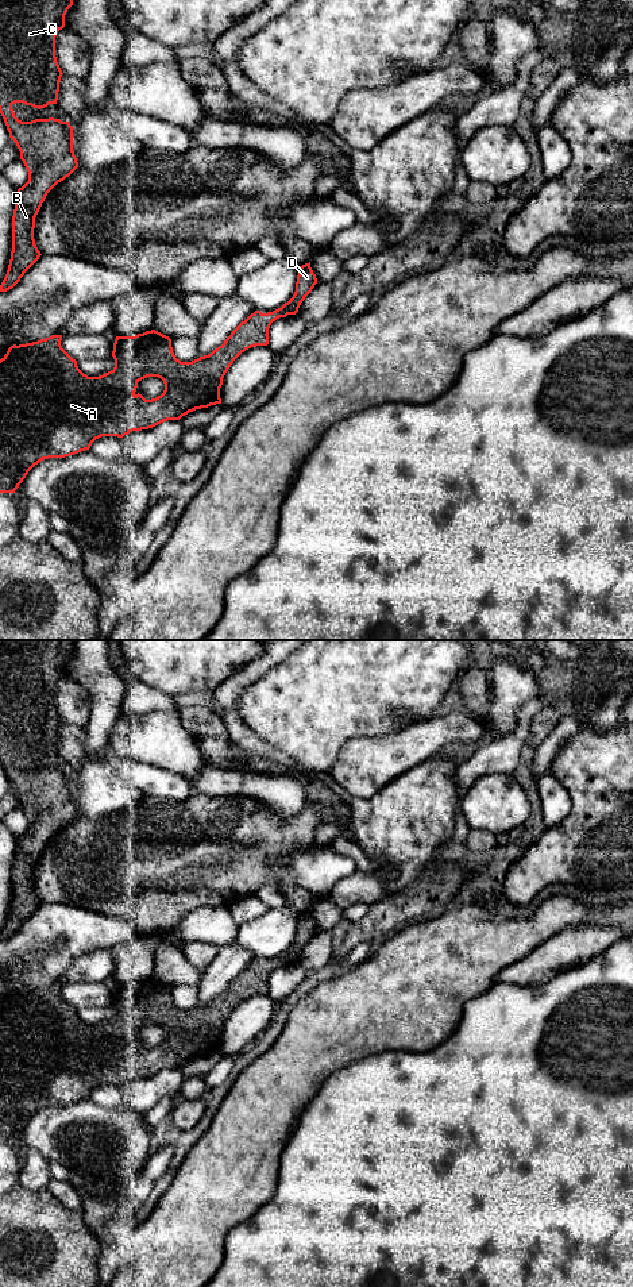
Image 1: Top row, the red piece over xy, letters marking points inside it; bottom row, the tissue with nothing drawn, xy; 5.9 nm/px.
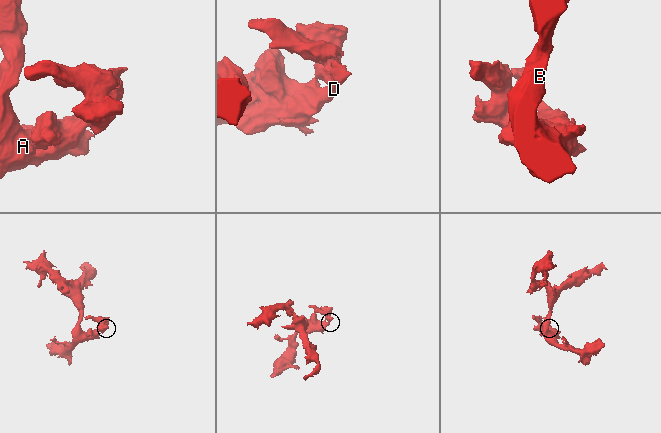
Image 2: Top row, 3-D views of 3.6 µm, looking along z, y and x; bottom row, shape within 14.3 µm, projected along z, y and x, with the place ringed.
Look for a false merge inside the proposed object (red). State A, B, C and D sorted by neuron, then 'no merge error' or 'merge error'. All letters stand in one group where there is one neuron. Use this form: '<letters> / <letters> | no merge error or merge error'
A B C D | no merge error

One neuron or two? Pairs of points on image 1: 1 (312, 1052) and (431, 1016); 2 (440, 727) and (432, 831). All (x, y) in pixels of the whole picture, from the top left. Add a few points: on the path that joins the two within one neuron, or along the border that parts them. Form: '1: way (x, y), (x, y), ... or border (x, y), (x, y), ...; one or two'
1: way (342, 1022), (351, 1016), (401, 1016); one
2: border (435, 754), (428, 758); two

